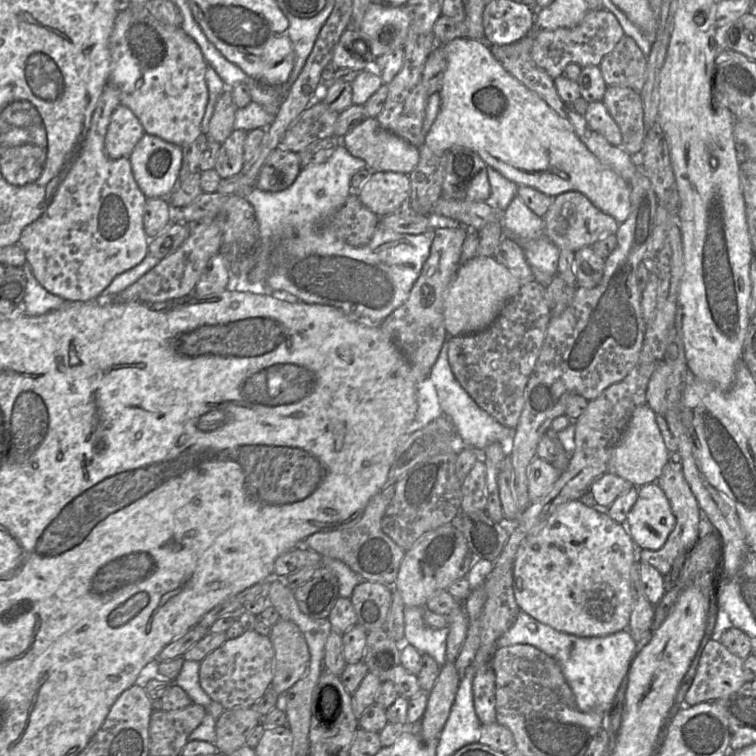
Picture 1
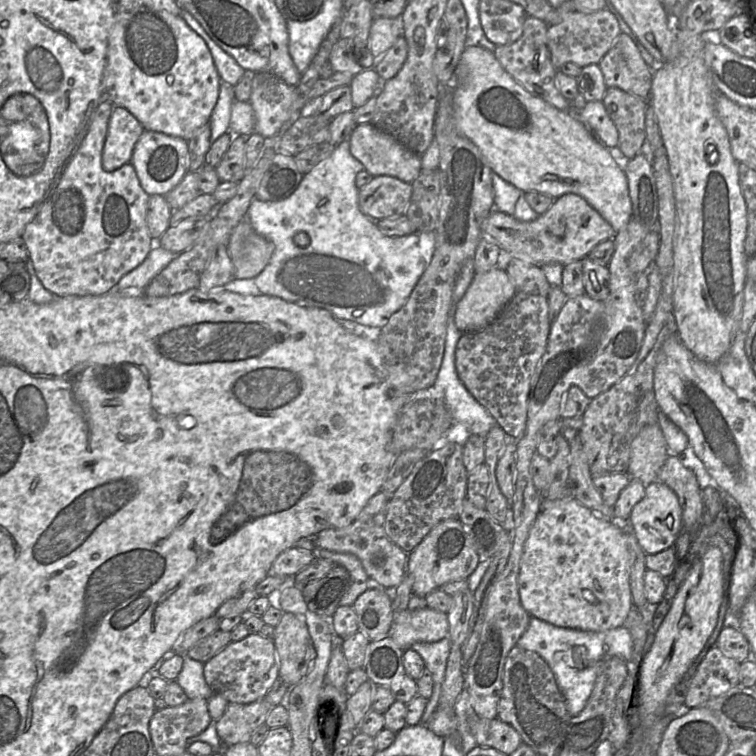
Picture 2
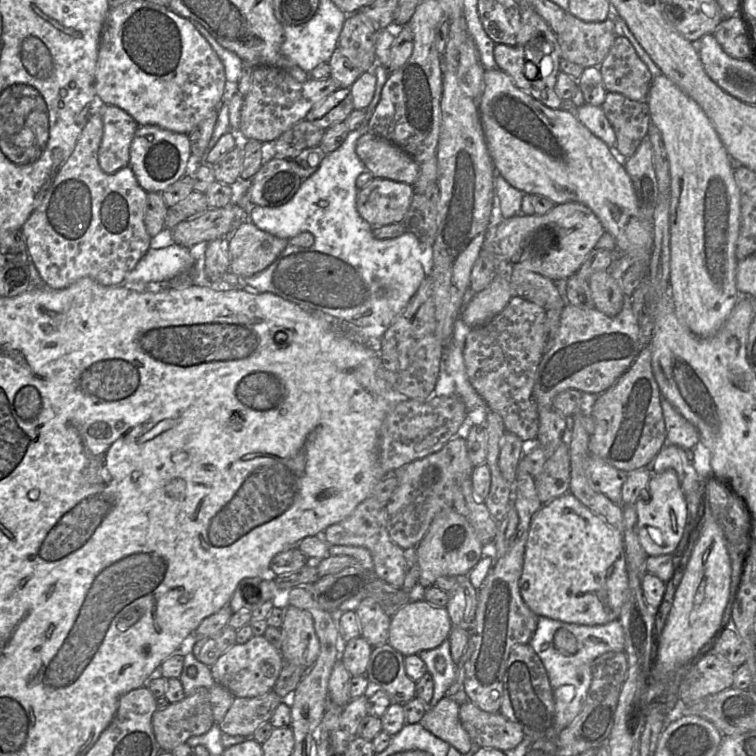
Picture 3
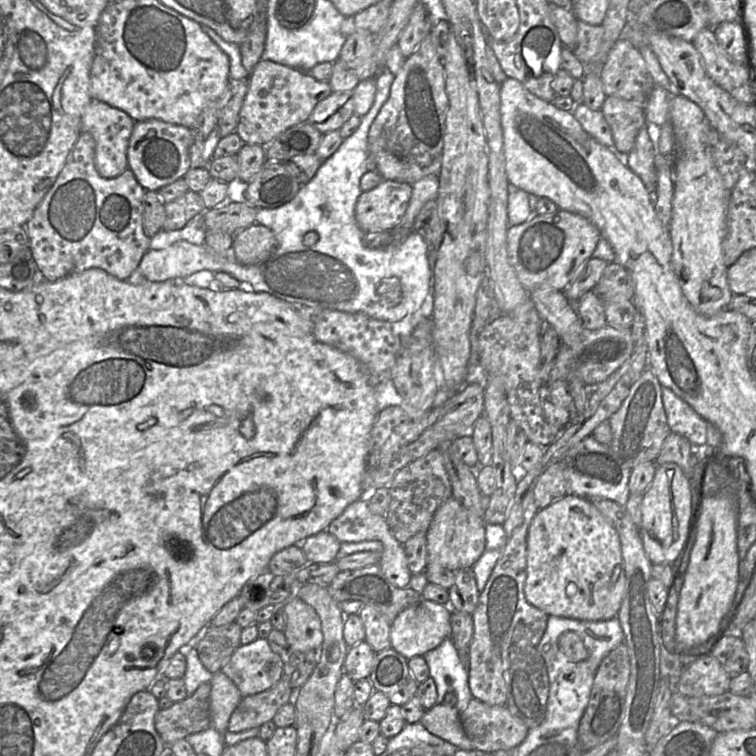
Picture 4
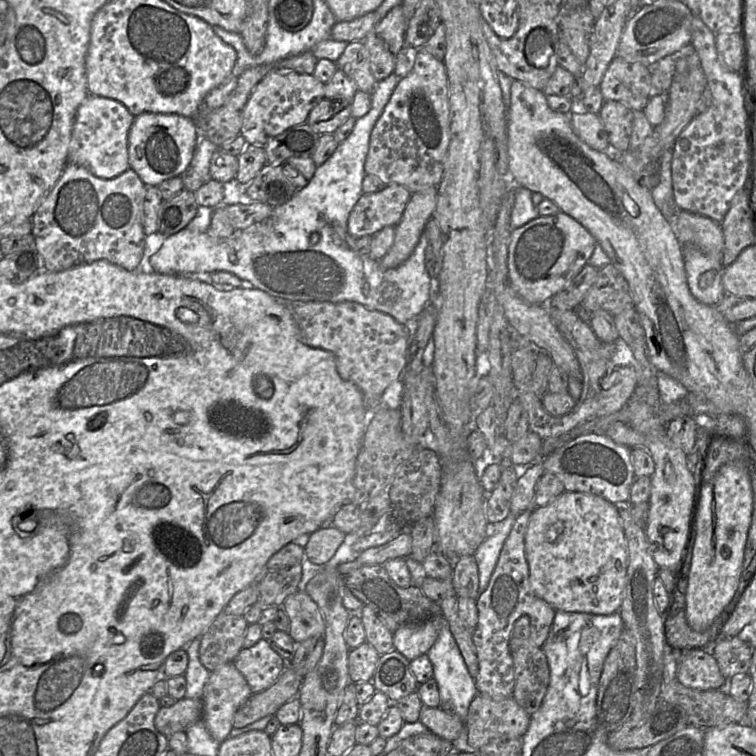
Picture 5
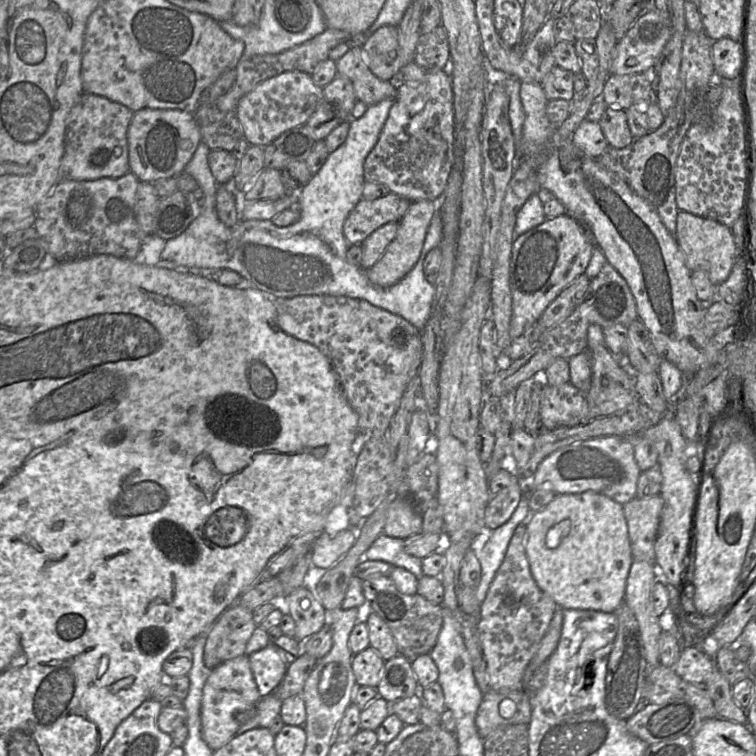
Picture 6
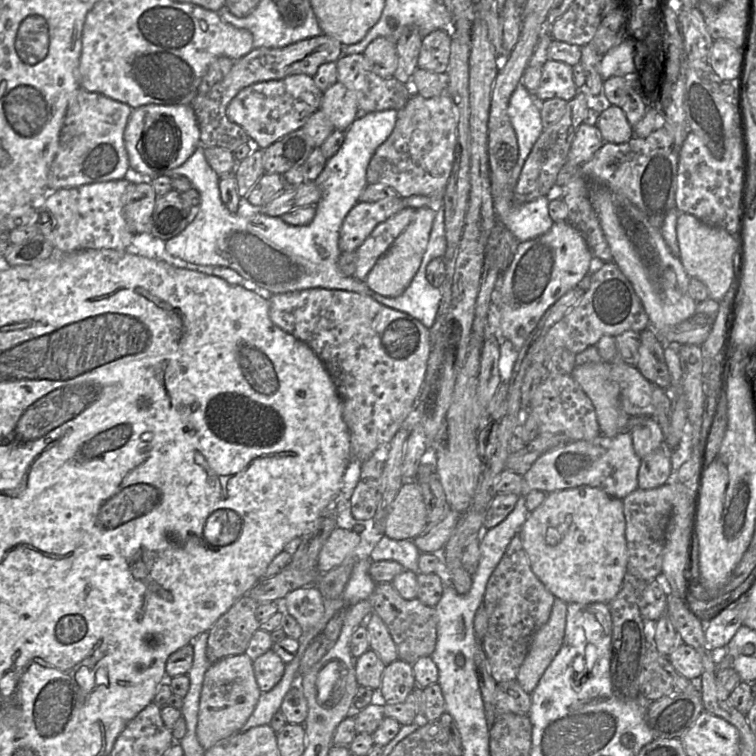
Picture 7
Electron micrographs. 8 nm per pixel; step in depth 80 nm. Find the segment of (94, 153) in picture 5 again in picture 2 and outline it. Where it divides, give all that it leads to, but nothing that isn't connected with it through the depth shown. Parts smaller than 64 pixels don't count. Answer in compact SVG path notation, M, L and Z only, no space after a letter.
M114 106L102 151L104 170L111 172L129 163L143 131L140 122L128 110Z

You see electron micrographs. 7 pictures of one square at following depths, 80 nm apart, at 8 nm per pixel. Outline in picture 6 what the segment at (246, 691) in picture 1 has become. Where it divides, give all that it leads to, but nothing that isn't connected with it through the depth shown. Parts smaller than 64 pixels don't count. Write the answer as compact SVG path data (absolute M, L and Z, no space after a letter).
M271 644L249 655L249 663L261 697L274 693L289 665Z

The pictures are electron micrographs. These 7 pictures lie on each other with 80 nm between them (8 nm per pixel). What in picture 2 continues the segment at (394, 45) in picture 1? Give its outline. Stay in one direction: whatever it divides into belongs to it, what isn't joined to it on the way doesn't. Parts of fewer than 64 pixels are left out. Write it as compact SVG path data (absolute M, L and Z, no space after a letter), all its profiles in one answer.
M375 18L369 35L370 51L377 60L402 36L402 18Z

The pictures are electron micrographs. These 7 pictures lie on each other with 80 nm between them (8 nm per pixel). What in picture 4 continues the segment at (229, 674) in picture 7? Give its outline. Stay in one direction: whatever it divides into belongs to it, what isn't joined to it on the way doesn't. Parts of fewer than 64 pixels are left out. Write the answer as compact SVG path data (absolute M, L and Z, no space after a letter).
M222 671L213 674L210 685L211 727L223 735L228 731L229 719L243 696L234 682Z

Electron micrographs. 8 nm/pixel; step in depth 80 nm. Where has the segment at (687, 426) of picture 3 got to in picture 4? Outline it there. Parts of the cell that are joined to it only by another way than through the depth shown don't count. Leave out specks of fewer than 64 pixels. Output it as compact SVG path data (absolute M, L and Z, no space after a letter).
M662 386L662 402L671 432L686 437L691 445L705 445L707 421L671 389Z

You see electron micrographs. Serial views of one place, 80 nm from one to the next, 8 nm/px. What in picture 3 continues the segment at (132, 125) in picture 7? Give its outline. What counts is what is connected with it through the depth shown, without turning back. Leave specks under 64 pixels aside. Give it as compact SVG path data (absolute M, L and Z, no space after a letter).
M143 125L138 126L131 142L129 166L137 182L147 193L161 193L187 173L190 157L187 134L175 133L154 125Z

